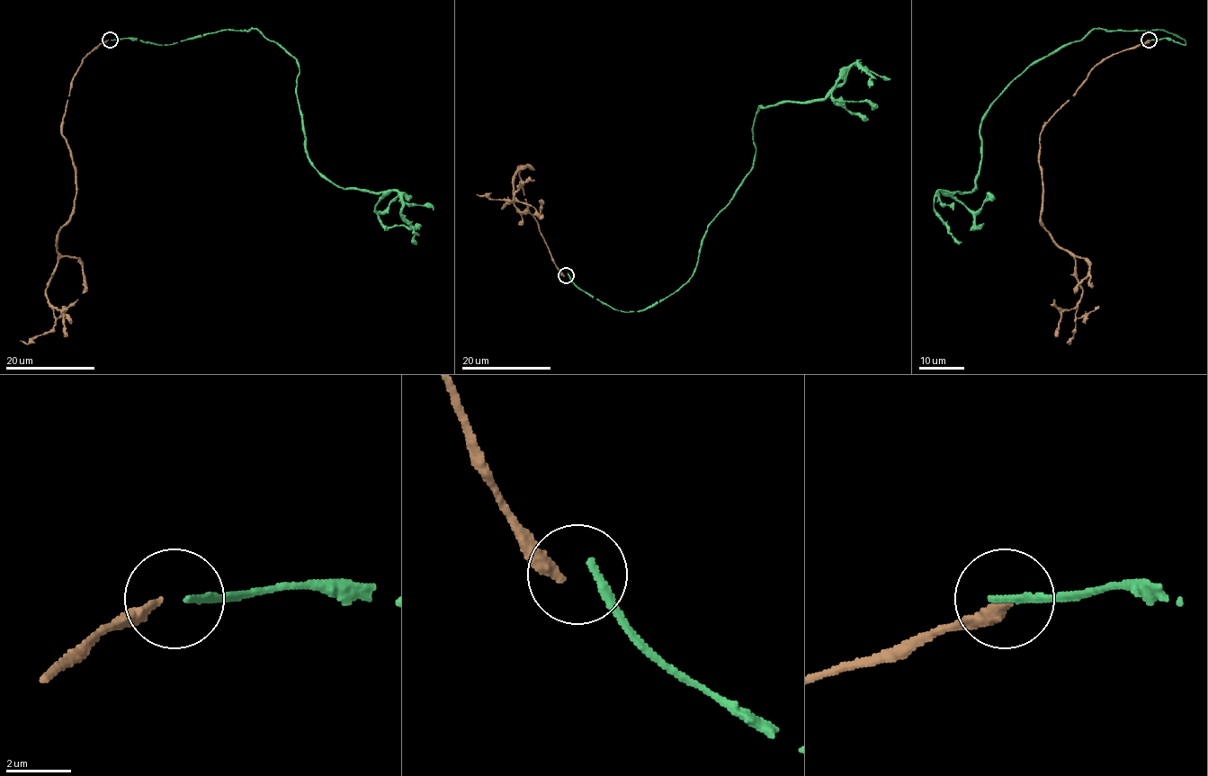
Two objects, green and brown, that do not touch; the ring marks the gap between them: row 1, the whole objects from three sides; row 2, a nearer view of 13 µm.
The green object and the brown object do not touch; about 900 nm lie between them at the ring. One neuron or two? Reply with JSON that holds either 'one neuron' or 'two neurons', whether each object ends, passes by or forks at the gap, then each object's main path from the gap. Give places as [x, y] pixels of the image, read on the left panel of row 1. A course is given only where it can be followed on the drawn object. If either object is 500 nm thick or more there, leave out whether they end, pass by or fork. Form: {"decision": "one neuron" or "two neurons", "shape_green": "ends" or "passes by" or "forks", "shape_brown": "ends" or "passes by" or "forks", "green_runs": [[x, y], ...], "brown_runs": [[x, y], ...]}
{"decision": "two neurons", "shape_green": "ends", "shape_brown": "ends", "green_runs": [[111, 40], [258, 29], [299, 64], [308, 161], [343, 188], [386, 191], [375, 212], [388, 227], [421, 225]], "brown_runs": [[108, 40], [83, 59], [62, 122], [75, 211], [58, 233], [46, 289], [54, 325], [20, 340]]}

